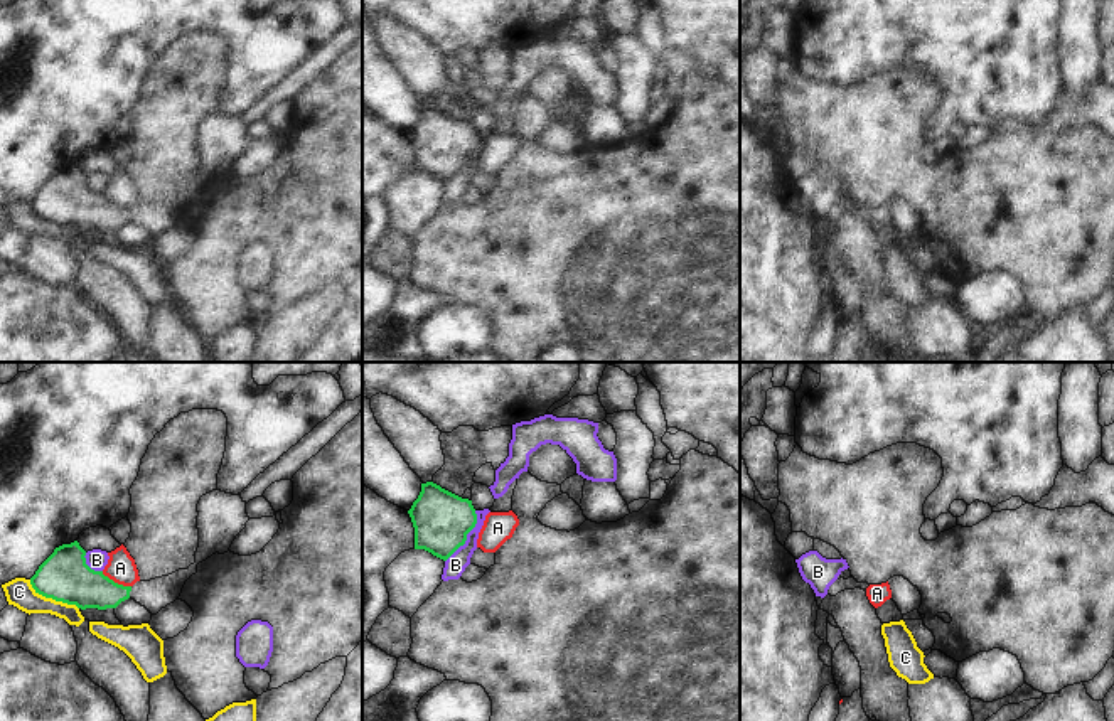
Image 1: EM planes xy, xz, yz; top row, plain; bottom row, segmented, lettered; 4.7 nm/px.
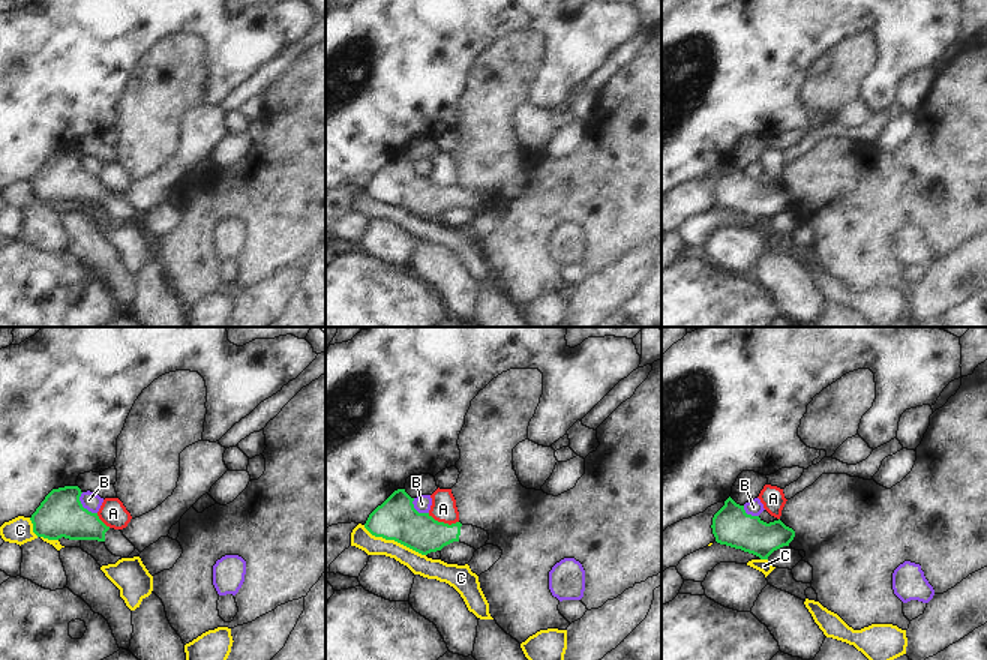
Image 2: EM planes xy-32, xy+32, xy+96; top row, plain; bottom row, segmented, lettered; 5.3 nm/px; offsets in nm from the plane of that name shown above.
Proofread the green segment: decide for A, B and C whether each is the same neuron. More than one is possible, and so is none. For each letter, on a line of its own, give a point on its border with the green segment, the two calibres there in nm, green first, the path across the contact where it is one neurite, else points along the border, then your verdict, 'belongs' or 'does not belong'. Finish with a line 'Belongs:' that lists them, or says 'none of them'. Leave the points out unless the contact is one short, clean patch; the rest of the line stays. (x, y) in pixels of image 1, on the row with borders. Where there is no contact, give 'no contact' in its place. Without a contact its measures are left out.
A: contact xy (117, 583); calibres 240 and 140 nm; border xy (101, 571), (115, 582), (130, 587); does not belong
B: contact xz (465, 536); calibres 280 and 100 nm; border xz (476, 511), (476, 526), (445, 561); does not belong
C: contact xy (53, 598); calibres 240 and 140 nm; border xy (29, 580), (39, 593), (73, 603), (78, 608); does not belong
Belongs: none of them

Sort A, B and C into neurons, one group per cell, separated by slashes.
A / B / C

